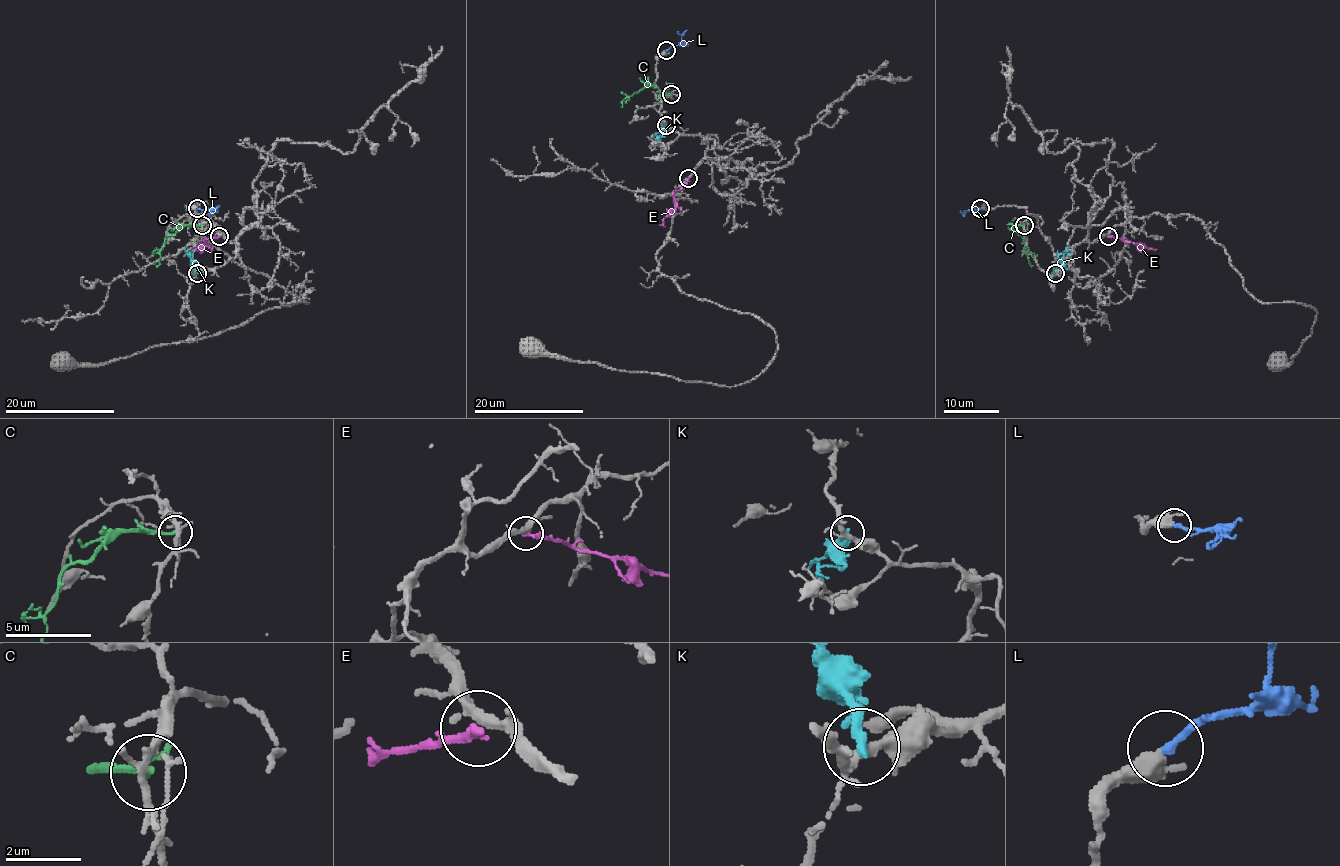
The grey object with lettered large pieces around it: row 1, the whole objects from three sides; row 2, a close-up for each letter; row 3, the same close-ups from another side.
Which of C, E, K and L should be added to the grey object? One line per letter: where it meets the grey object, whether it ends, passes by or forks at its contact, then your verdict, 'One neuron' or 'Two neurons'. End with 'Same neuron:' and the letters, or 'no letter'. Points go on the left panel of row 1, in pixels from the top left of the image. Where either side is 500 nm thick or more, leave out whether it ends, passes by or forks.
C: Touches grey at (202, 225). It ends there. Two neurons
E: Touches grey at (219, 236). It ends there. Two neurons
K: Touches grey at (197, 273). It ends there. Two neurons
L: Touches grey at (197, 208). It ends there. One neuron
Same neuron: L

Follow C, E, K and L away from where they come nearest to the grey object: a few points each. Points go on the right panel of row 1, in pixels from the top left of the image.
C: (1024, 226), (1016, 226), (1015, 230), (1023, 238), (1031, 267)
E: (1108, 235), (1155, 250)
K: (1055, 272), (1067, 250)
L: (981, 208), (960, 211)

